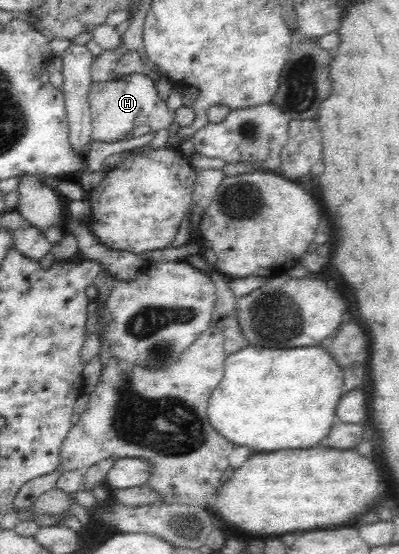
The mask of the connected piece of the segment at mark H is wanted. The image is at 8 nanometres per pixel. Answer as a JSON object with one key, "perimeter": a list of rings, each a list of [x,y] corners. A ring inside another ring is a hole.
{"perimeter":[[[133,73],[119,76],[109,83],[97,83],[90,85],[89,104],[91,104],[91,121],[93,124],[93,141],[113,142],[131,133],[136,125],[149,125],[155,131],[168,131],[169,127],[176,123],[175,114],[167,108],[165,101],[159,98],[155,86],[150,78],[143,74]]]}

